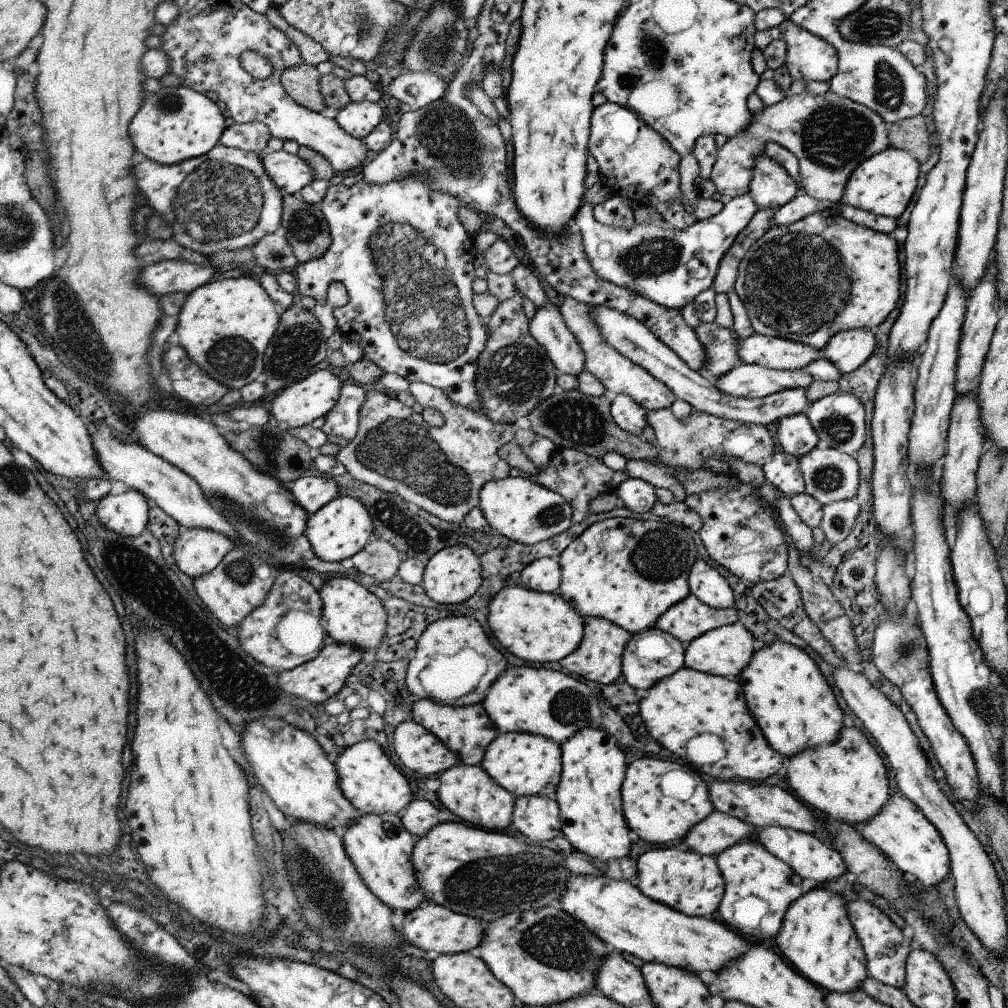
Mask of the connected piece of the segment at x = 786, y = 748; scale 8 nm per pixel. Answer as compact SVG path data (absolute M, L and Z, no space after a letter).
M764 644L754 652L752 659L736 679L742 684L748 709L767 744L786 760L798 756L808 748L834 744L848 721L820 668L804 650L792 644Z

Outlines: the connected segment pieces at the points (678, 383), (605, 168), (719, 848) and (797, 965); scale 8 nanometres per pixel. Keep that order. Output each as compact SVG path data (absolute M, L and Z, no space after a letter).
M588 304L588 308L590 308L590 316L592 316L594 324L598 326L598 332L602 334L606 344L610 344L616 352L620 352L630 362L642 366L642 369L654 376L656 380L666 384L666 387L670 388L677 398L690 404L693 412L708 412L719 418L768 426L770 423L778 423L780 418L801 414L808 402L805 396L806 388L782 390L762 399L739 399L728 396L728 394L720 392L712 380L703 373L694 372L688 368L686 362L681 360L669 346L663 344L642 322L608 306Z
M606 101L595 108L591 118L591 134L588 142L589 154L598 162L602 182L608 186L613 195L622 197L631 205L662 204L662 202L678 202L683 207L690 205L694 208L692 214L698 221L712 218L719 214L724 207L722 202L713 199L701 199L693 191L685 191L681 188L681 177L679 172L680 156L671 145L647 126L631 109Z
M714 811L686 834L683 844L690 851L715 857L726 848L750 839L753 830L756 830L754 826L738 818Z
M817 887L808 890L788 908L782 922L782 928L773 941L773 944L778 944L778 948L780 948L778 952L791 967L826 993L842 994L862 990L862 982L869 977L866 956L850 920L848 920L846 904L846 900L832 890Z

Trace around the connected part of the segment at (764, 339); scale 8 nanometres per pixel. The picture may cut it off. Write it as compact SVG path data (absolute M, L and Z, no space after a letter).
M752 334L750 338L740 339L738 344L738 356L740 363L754 364L768 369L775 370L798 370L805 368L814 362L814 358L821 358L820 350L810 348L808 344L800 344L782 338Z

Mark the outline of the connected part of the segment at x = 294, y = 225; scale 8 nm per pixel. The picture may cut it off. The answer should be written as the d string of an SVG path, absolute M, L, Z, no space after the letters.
M286 194L282 226L286 230L286 241L292 246L294 256L299 264L321 259L332 246L329 222L326 221L325 214L321 212L320 203L307 204L298 195Z

